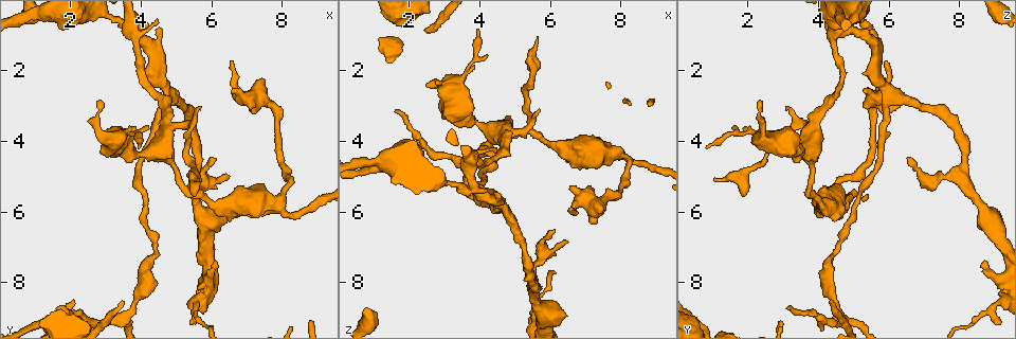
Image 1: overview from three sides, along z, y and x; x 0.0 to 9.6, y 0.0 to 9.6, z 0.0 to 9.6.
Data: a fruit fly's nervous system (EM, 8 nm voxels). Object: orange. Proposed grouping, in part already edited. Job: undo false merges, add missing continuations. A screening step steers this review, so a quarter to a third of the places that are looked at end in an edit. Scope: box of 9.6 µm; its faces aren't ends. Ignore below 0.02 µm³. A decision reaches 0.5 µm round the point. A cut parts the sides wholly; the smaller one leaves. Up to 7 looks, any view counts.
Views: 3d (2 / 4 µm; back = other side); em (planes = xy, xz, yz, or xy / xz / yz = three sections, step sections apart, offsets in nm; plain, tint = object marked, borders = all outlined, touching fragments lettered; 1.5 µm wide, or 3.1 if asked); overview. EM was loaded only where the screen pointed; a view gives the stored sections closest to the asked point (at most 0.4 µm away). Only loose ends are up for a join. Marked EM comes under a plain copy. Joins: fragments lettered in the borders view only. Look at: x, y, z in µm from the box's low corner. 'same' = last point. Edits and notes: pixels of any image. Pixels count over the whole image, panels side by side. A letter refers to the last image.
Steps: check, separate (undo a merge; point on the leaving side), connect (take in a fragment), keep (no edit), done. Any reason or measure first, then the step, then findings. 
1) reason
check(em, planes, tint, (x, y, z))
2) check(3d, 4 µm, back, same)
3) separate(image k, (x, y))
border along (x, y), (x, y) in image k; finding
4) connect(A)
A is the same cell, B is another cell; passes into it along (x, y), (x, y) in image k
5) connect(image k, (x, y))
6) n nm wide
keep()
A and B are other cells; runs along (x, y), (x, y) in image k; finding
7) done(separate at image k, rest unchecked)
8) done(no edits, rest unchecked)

branch stops here
check(3d, 2 µm, (5.55, 5.50, 1.85))

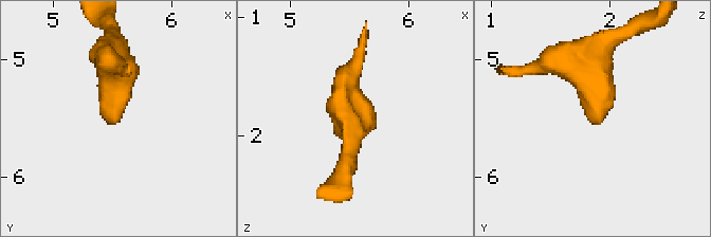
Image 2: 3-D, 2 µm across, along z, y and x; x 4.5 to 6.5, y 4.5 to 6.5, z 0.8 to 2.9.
now the EM
check(em, xy, step 4, borders, (5.52, 5.56, 1.88))

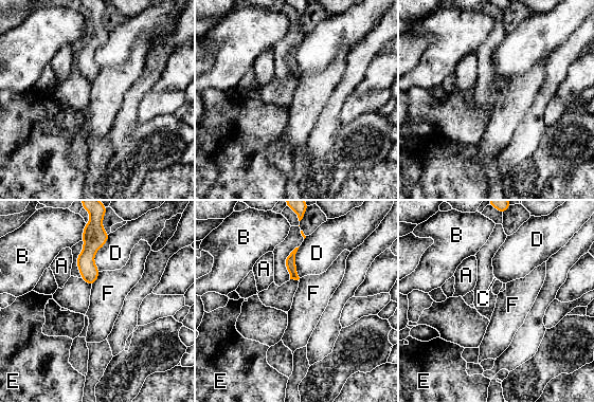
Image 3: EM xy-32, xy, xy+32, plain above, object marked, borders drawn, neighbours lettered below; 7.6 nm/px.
another direction
check(em, planes, borders, same)

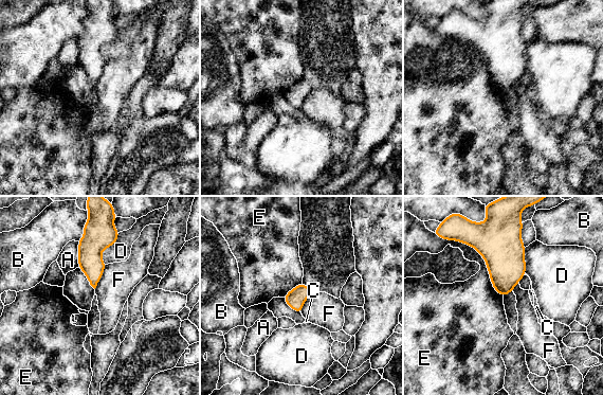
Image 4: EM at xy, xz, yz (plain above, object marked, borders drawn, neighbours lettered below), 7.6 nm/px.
keep()
A, B, C, D, E and F are other cells; border along (458, 240), (482, 257), (503, 297) in image 4; no lettered fragment goes on from it

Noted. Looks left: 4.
calibre changes
check(em, xy, step 4, borders, (3.85, 1.00, 5.35))

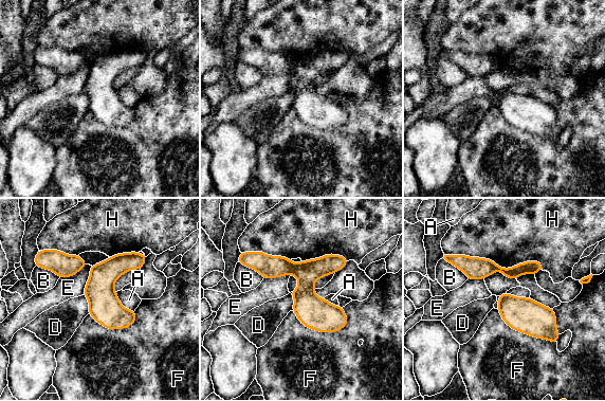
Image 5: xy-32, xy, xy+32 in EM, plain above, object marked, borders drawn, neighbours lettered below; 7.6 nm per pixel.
separate(image 5, (270, 267))
A, B, D, E, F and H are other cells; border along (295, 263), (292, 273) in image 5; two neurons meet here

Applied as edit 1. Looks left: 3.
done(separate at image 5, rest unchecked)

